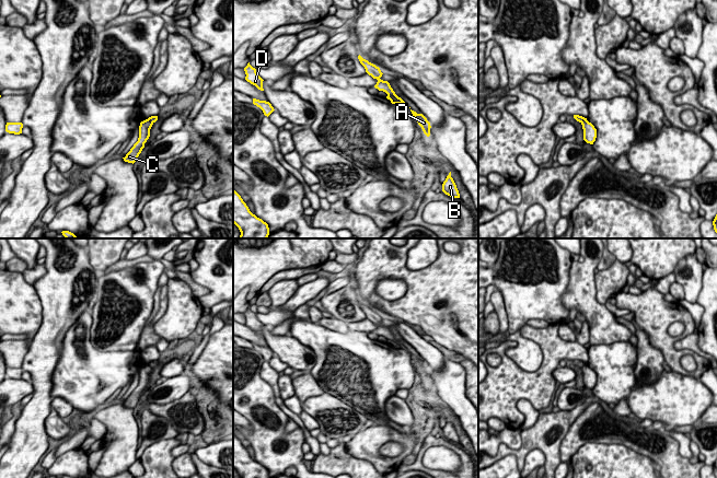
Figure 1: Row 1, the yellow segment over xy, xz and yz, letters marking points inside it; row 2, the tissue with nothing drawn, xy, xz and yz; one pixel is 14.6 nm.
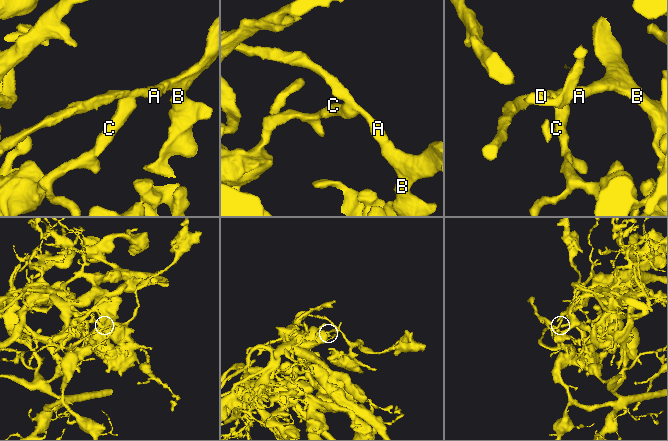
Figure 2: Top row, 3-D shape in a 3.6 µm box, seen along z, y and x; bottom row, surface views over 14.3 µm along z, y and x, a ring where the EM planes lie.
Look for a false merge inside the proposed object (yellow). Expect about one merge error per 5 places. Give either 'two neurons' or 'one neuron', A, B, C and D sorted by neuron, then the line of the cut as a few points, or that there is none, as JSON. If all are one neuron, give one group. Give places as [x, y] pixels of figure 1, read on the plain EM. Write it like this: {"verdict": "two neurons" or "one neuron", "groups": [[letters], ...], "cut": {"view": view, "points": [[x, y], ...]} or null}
{"verdict": "two neurons", "groups": [["A", "B", "D"], ["C"]], "cut": {"view": "xz", "points": [[388, 339], [392, 339], [401, 348]]}}

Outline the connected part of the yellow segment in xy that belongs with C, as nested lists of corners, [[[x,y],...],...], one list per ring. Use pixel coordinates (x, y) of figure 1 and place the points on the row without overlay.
[[[146,364],[140,368],[139,371],[139,383],[138,386],[134,389],[134,392],[130,394],[130,396],[126,399],[124,404],[125,407],[128,408],[135,408],[141,398],[142,394],[144,393],[144,388],[150,382],[150,374],[152,372],[153,368]]]

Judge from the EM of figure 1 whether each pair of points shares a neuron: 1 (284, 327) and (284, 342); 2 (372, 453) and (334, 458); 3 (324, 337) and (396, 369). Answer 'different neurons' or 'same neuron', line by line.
1: different neurons
2: different neurons
3: same neuron

